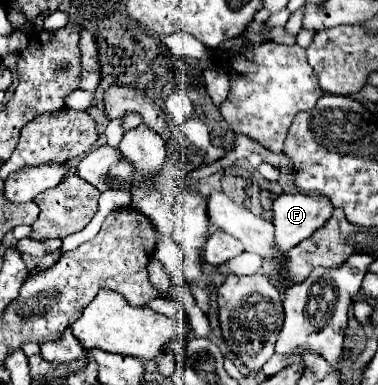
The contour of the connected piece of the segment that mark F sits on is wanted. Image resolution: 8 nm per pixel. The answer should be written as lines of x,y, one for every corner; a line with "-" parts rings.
280,194
274,200
274,224
276,224
276,244
288,252
302,240
306,240
314,230
324,226
332,216
332,202
328,196
320,194

